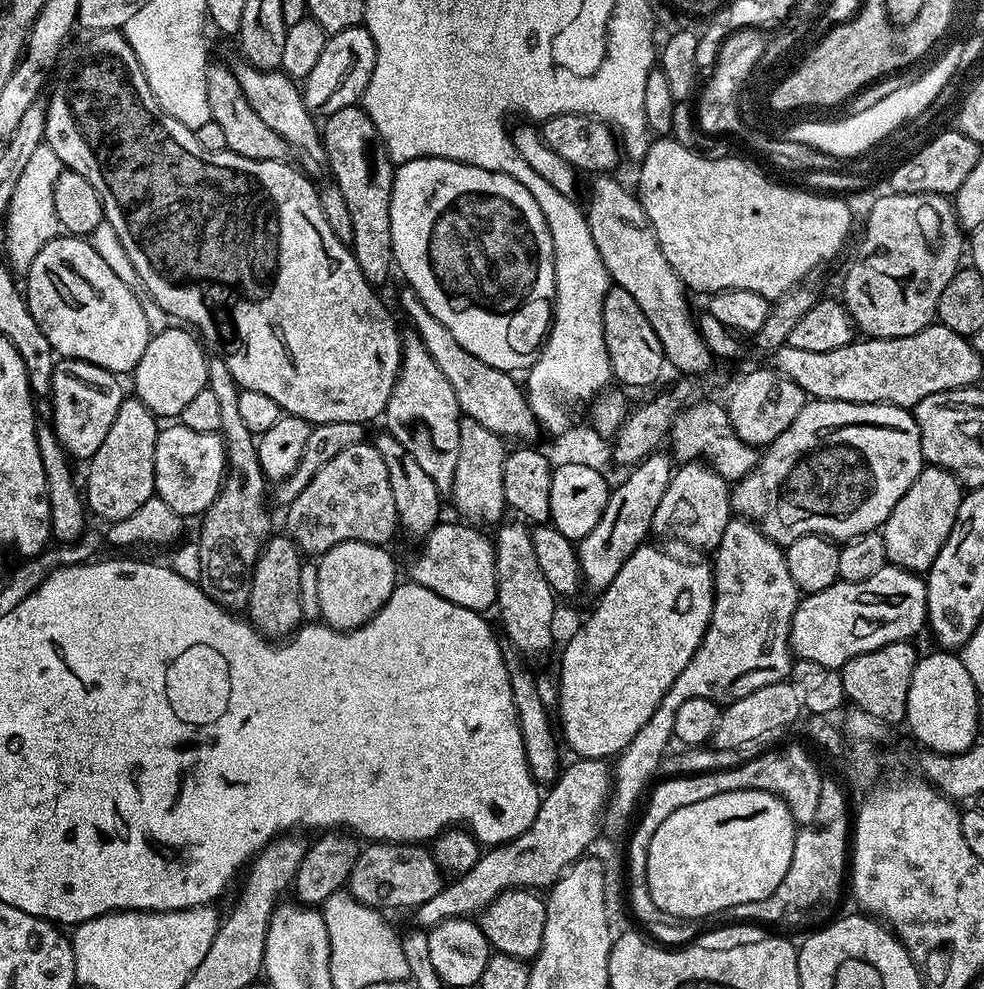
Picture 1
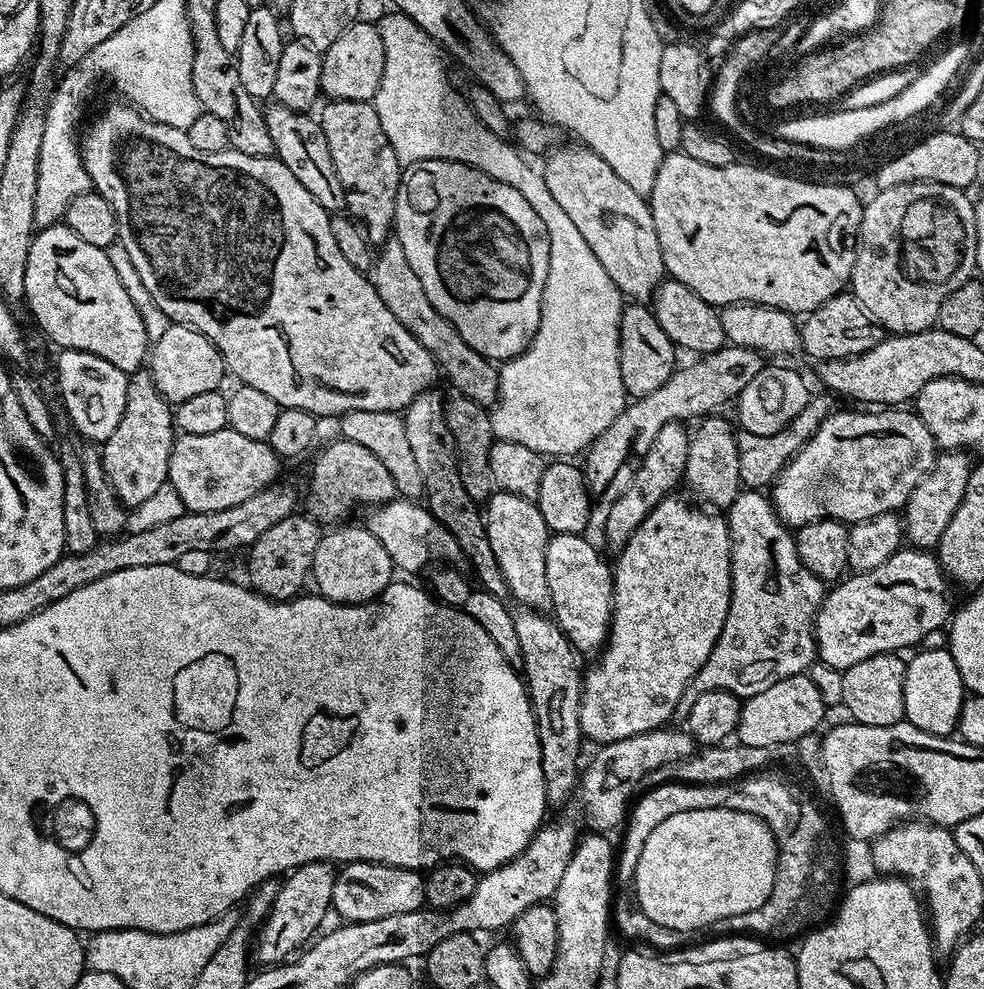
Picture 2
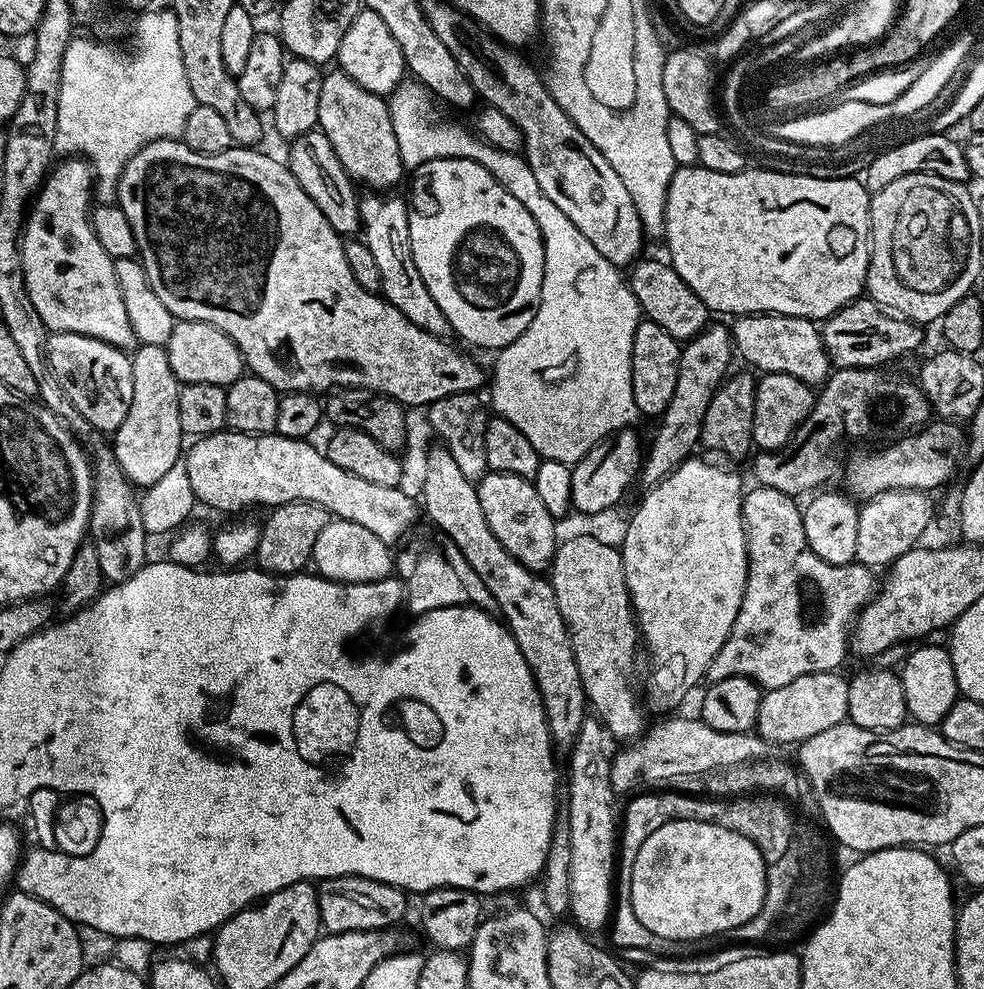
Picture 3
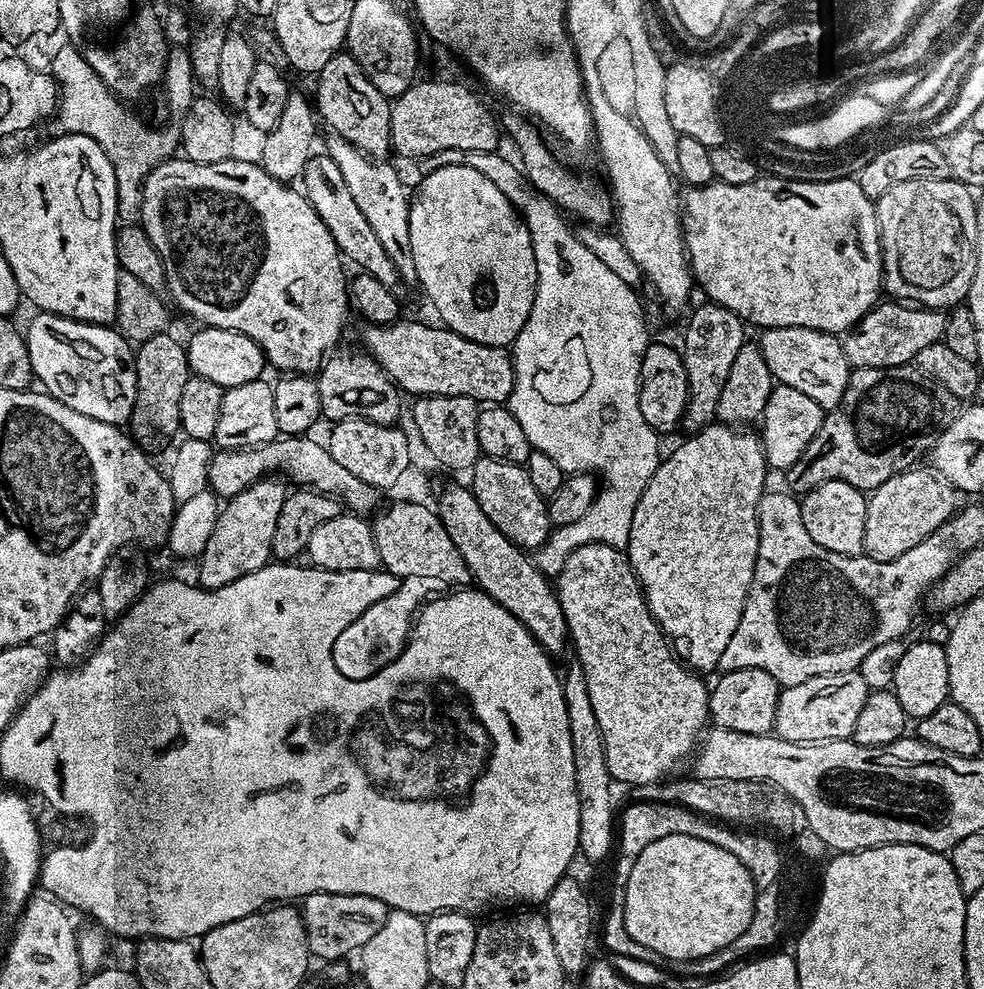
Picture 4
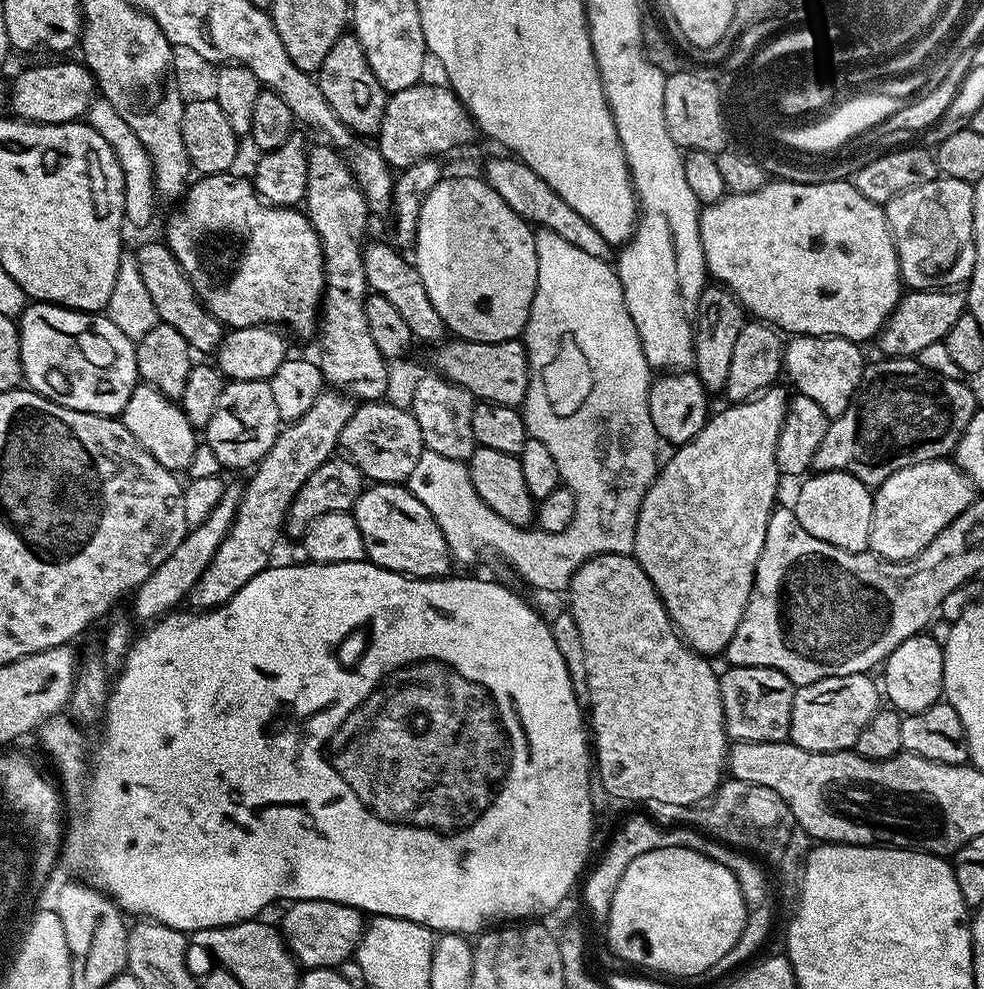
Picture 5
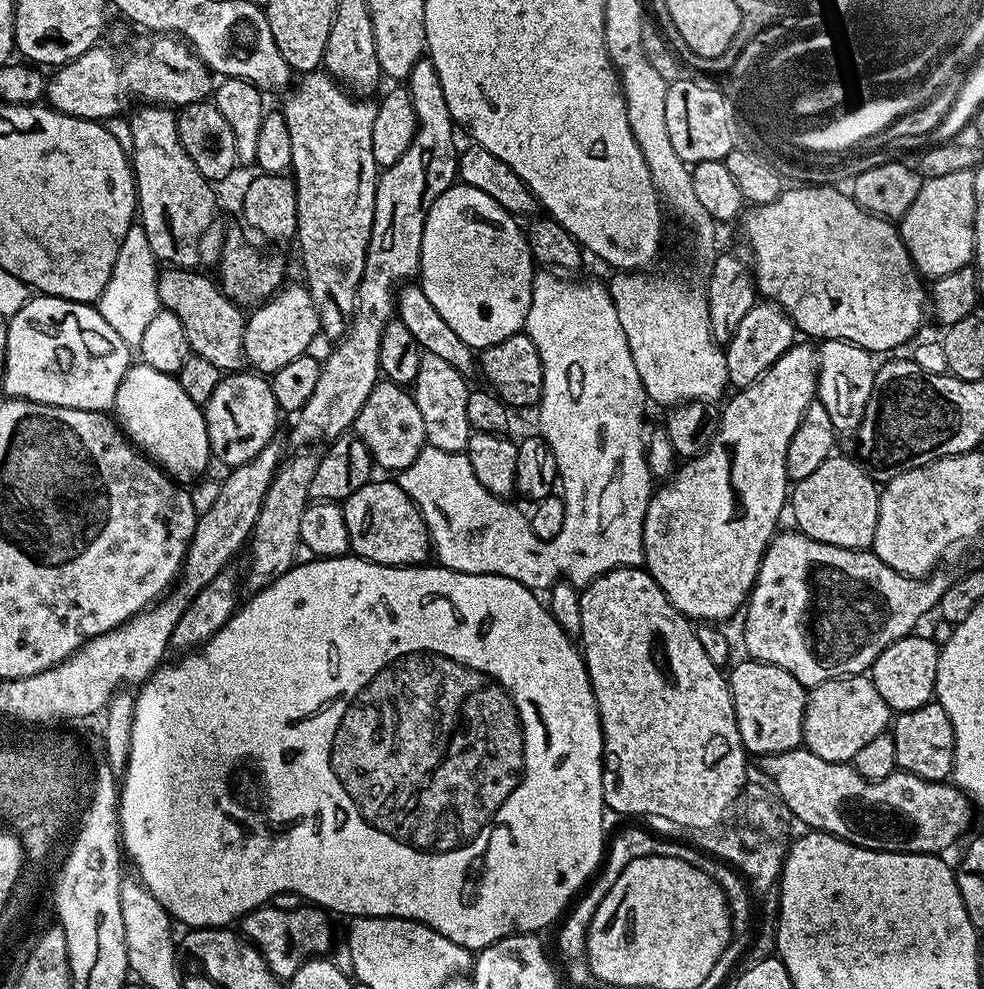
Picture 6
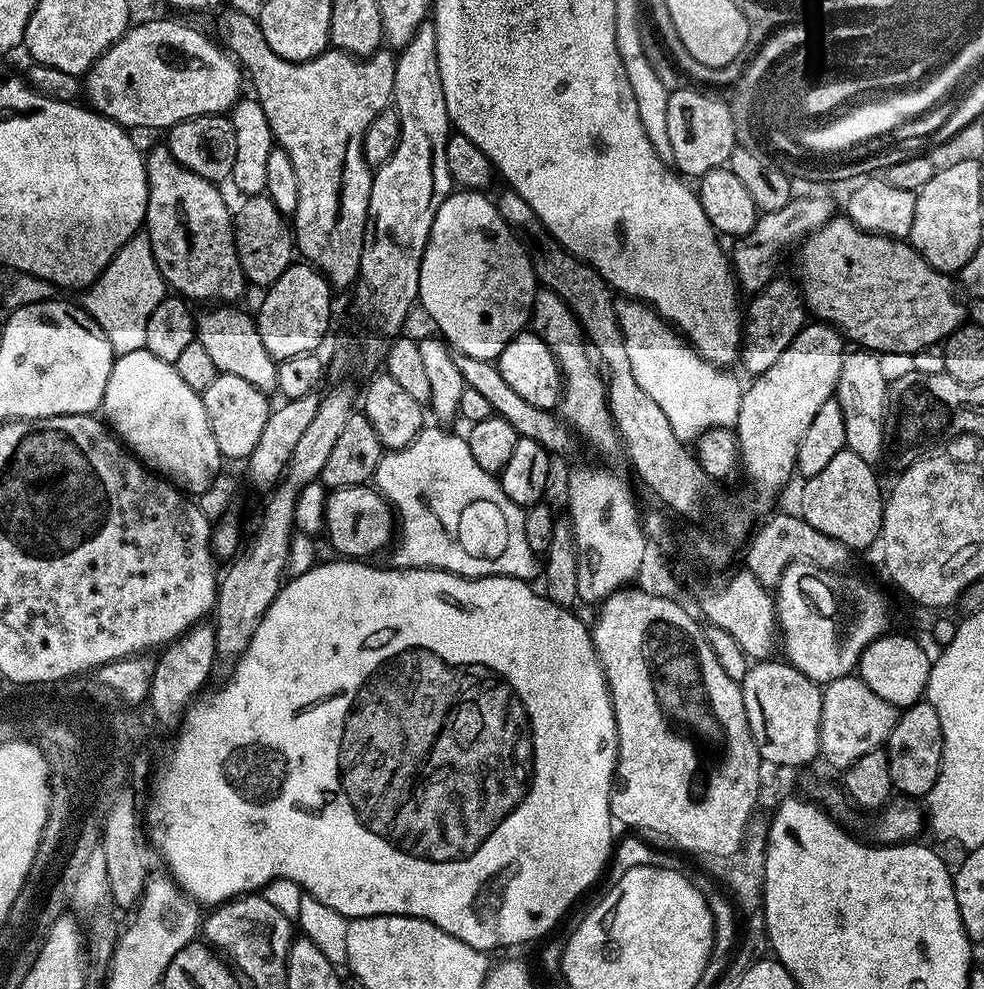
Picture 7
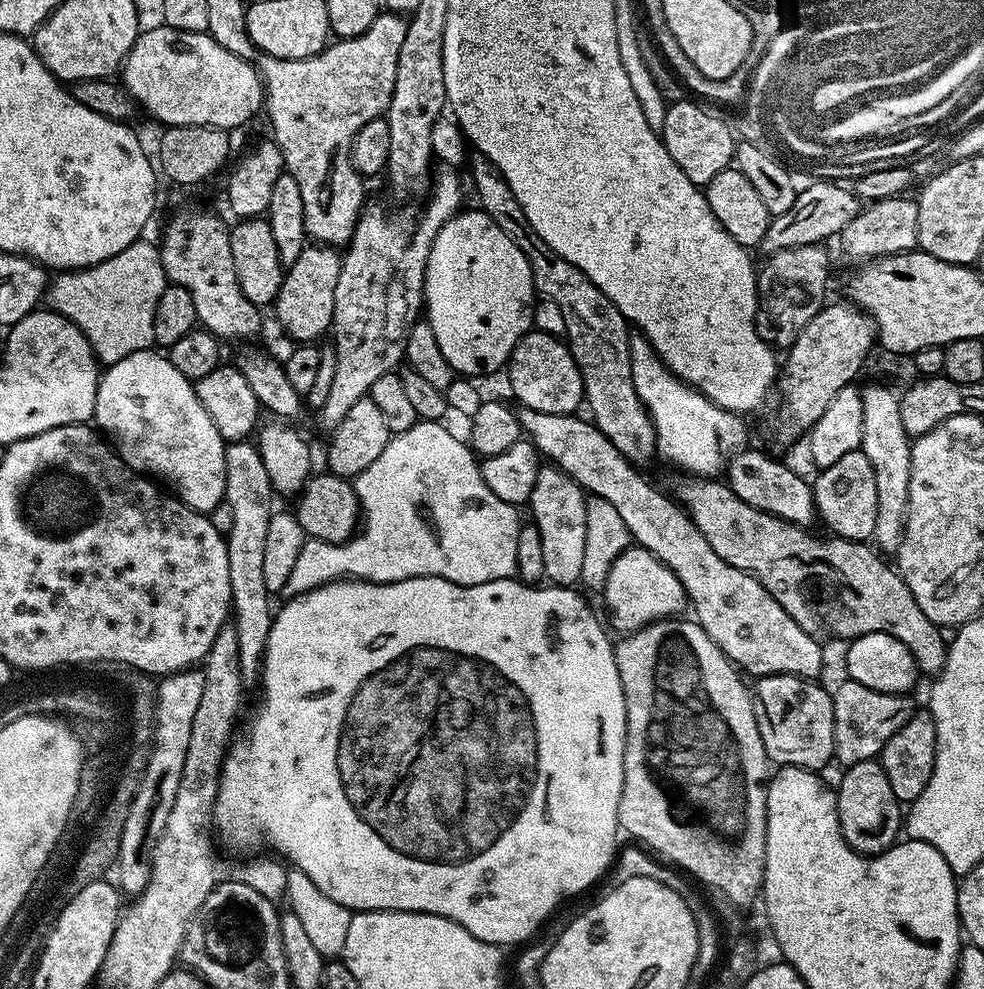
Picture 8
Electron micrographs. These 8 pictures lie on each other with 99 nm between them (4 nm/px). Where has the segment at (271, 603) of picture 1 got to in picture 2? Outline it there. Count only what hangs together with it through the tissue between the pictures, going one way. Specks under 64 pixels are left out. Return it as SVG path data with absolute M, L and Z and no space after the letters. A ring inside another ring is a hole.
M293 514L270 526L270 530L266 530L266 534L262 534L246 552L247 583L252 591L271 600L293 600L301 595L305 591L304 583L309 583L314 550L318 550L321 535L321 525L307 514Z

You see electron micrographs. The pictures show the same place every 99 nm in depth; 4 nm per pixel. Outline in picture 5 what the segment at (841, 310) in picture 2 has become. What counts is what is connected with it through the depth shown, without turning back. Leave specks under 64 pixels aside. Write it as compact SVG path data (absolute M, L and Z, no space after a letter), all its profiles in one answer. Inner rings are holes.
M935 288L932 292L905 291L879 332L878 342L884 351L881 353L888 358L919 357L926 346L941 343L946 334L950 334L950 326L965 314L966 296L963 291L950 288Z

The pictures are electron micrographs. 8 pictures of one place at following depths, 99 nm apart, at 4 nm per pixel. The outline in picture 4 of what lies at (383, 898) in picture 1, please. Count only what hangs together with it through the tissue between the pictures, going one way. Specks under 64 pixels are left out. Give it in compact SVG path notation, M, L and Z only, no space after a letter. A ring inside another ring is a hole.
M315 892L303 897L302 915L306 934L308 935L308 951L323 962L340 962L353 952L359 953L382 930L389 914L388 905L378 898L370 898L366 894L330 894Z

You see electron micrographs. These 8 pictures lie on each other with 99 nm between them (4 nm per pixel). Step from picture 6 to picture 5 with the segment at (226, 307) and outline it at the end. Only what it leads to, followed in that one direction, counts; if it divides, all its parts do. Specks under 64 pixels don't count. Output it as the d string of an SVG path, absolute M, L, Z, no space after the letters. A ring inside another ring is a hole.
M157 240L146 241L134 252L138 262L138 274L142 274L142 283L146 285L146 290L150 294L150 302L154 302L157 321L174 326L174 330L178 330L178 334L186 338L188 347L193 353L215 353L224 338L225 325L221 324L218 318L214 318L214 314L204 309L203 302L197 298L194 286L190 286L182 266L178 266L167 243Z

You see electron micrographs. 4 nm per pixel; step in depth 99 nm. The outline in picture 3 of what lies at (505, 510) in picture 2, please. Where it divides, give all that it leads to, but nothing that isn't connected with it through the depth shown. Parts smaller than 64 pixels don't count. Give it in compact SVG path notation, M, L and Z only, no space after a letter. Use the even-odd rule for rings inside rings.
M489 470L482 479L475 481L475 485L482 514L486 514L486 526L490 526L494 538L498 538L498 542L502 542L508 553L522 562L522 566L537 574L543 573L551 565L558 547L558 520L550 514L550 510L546 510L542 498L538 498L535 483L516 474Z

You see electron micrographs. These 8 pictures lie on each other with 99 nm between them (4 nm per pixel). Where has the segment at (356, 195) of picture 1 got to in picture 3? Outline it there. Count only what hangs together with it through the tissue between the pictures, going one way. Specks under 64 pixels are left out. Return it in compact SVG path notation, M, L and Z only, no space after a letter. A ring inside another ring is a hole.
M339 70L333 72L325 71L323 73L324 81L322 82L322 92L318 94L318 128L326 134L326 138L330 138L330 146L334 146L334 154L338 154L338 162L342 162L342 166L346 170L346 174L357 185L365 184L365 189L368 190L392 190L396 183L399 182L403 176L406 176L406 169L402 162L402 154L398 150L398 138L394 138L394 122L390 118L390 110L388 109L388 100L383 96L374 94L370 90L366 90L362 86L358 86L358 82L354 82L354 78L350 78Z

